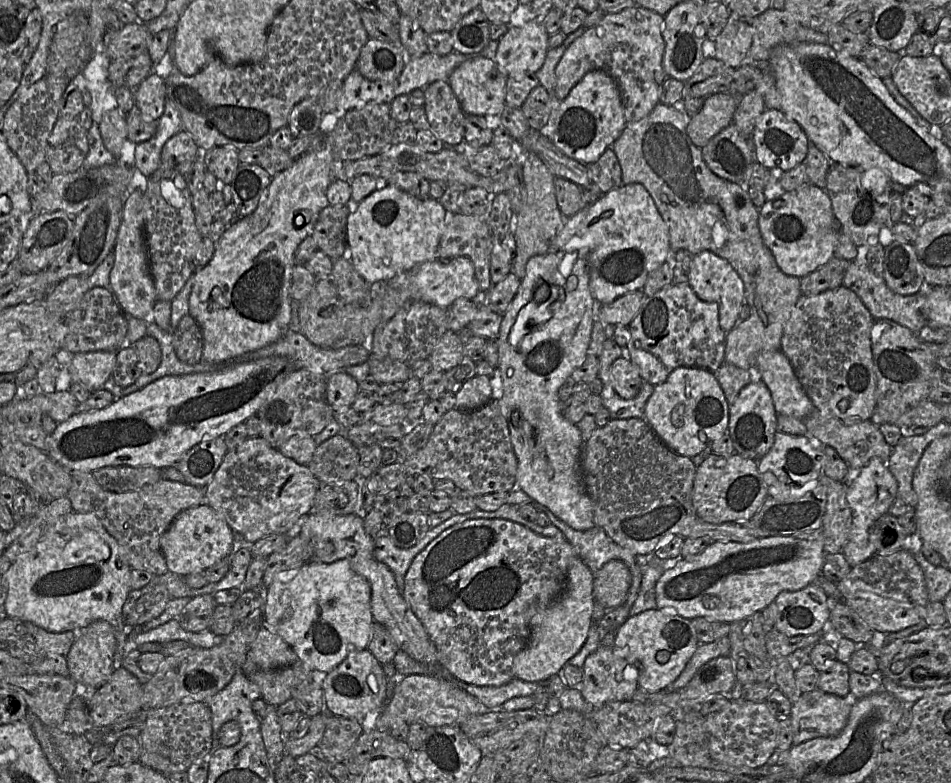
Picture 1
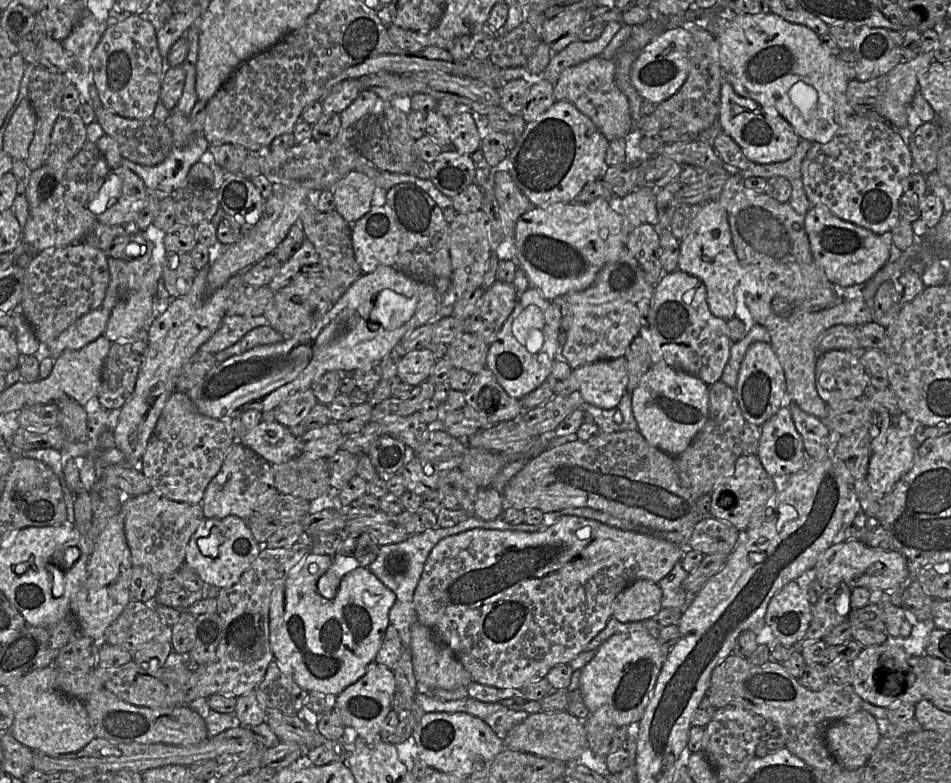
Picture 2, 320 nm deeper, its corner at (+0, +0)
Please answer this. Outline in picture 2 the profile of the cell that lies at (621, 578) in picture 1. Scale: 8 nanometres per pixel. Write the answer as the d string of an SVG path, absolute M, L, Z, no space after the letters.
M637 580L615 598L612 618L620 622L653 619L661 610L662 590L658 583Z

